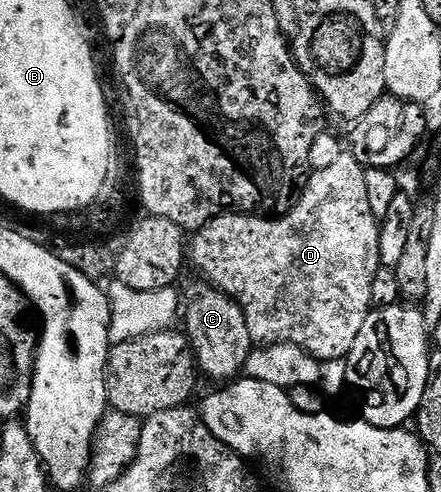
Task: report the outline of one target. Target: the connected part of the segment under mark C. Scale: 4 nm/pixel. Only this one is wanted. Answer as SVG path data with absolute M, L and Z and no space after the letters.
M208 282L200 283L187 285L185 296L183 292L183 331L189 338L196 367L211 379L221 380L217 382L229 382L244 369L255 342L247 330L247 318L233 297Z

